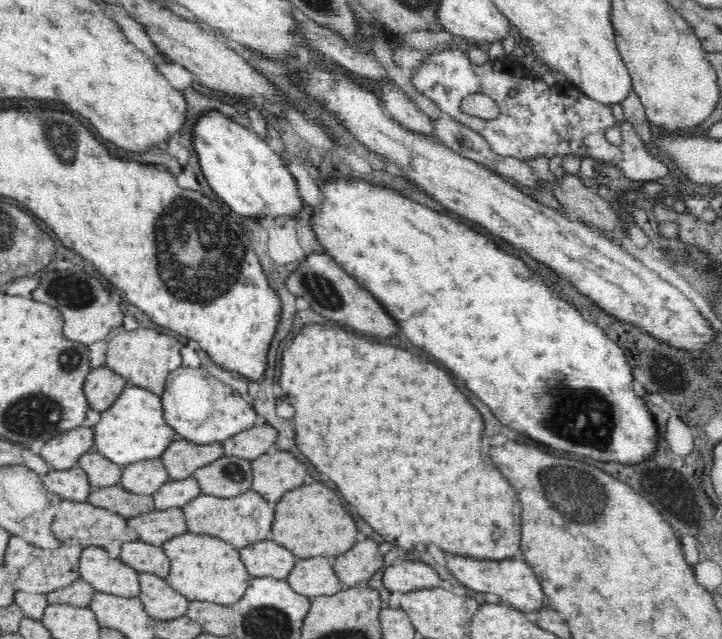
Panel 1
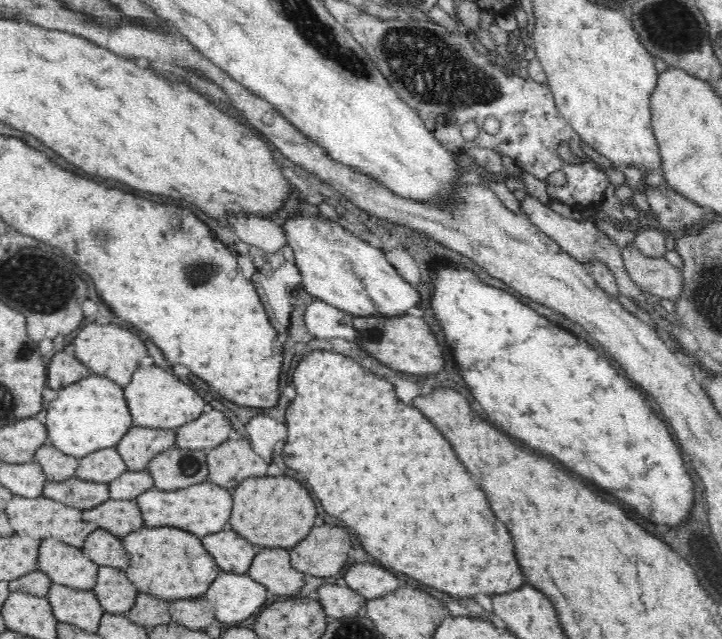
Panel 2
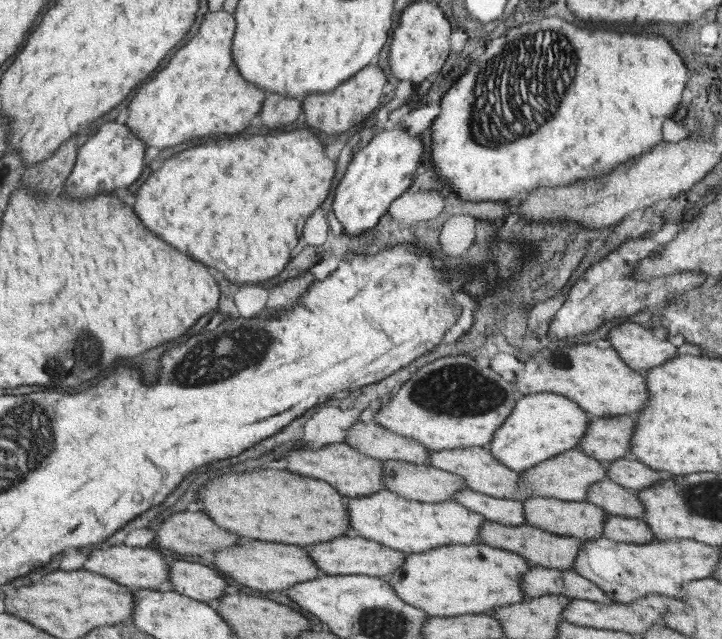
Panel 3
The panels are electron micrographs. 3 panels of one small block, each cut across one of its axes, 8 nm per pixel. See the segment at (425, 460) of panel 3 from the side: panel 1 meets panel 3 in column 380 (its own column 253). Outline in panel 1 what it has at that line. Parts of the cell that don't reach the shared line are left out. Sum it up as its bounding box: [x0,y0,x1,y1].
[222,423,278,460]

